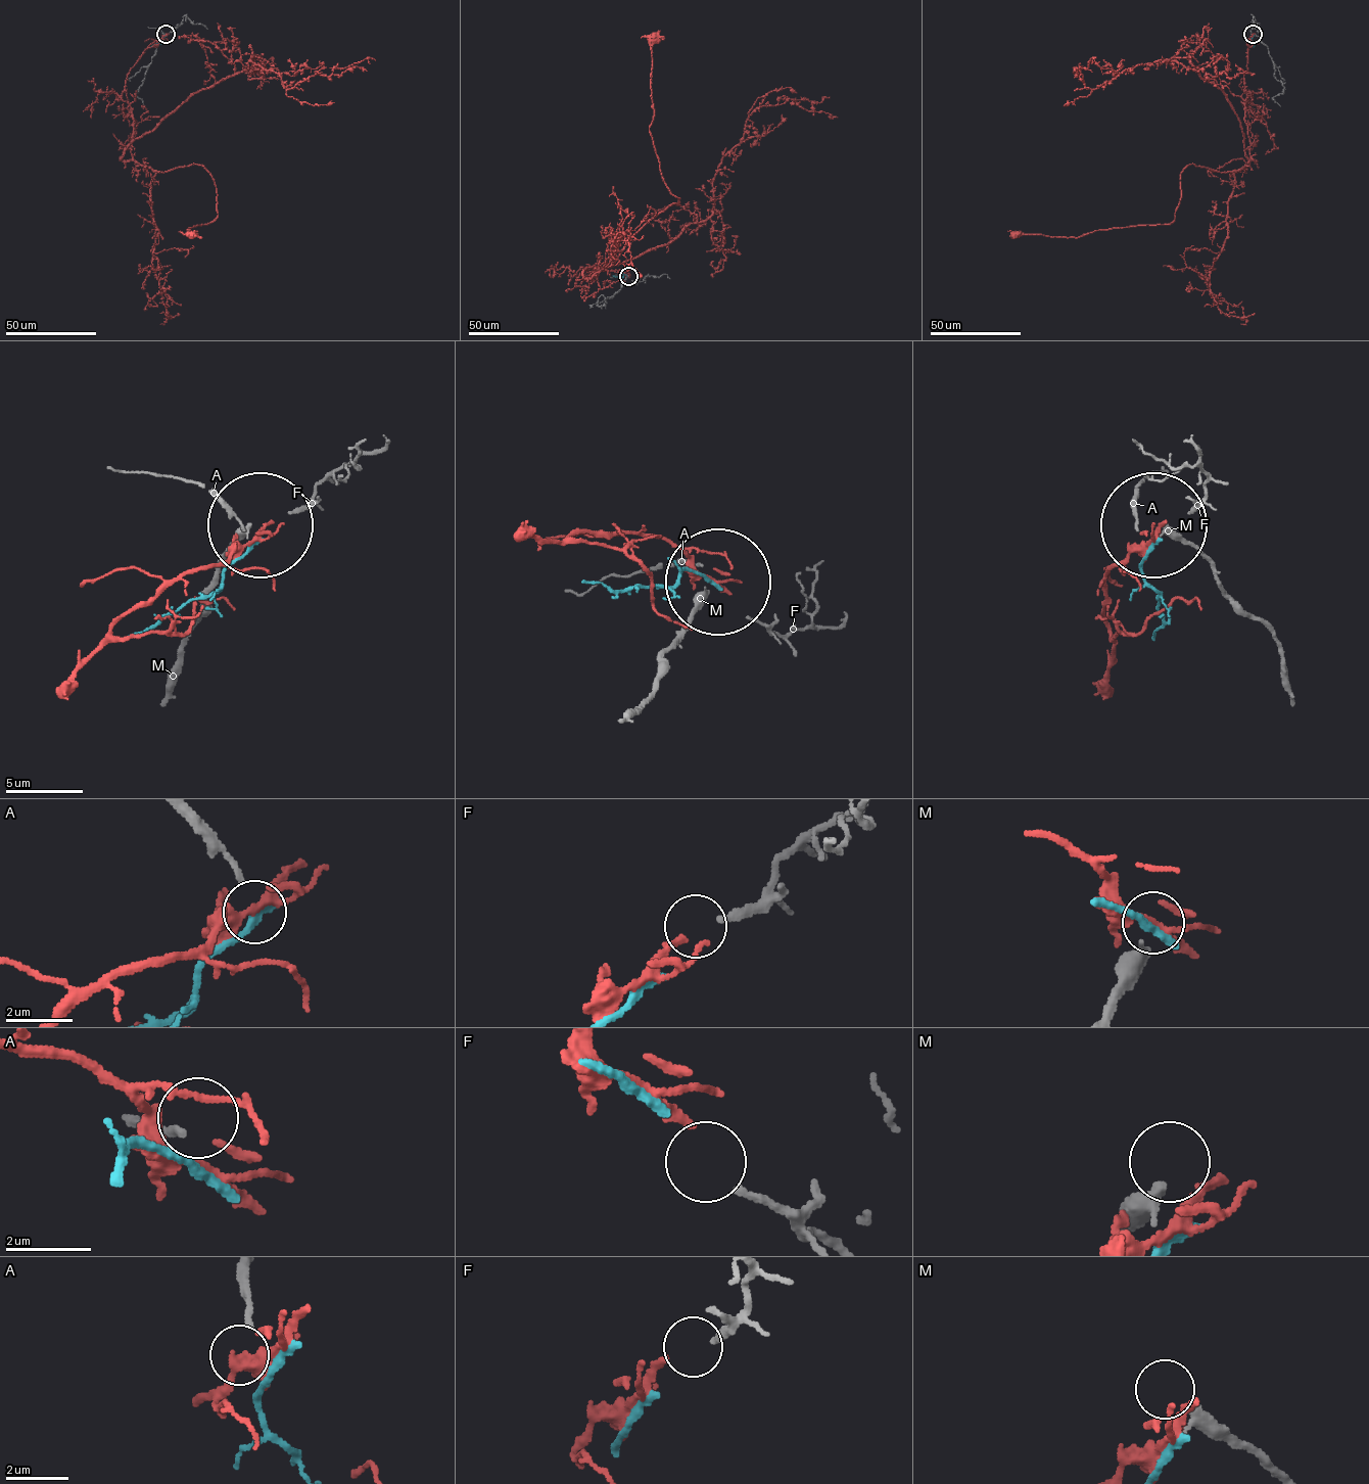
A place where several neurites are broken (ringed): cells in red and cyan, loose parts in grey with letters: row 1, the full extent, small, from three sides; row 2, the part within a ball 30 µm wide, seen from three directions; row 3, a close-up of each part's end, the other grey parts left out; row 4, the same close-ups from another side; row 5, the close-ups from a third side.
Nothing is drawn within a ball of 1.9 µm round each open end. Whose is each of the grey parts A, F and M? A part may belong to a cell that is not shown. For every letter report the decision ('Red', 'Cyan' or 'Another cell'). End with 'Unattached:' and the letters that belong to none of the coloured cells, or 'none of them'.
A: Another cell
F: Red
M: Another cell
Unattached: A, M

